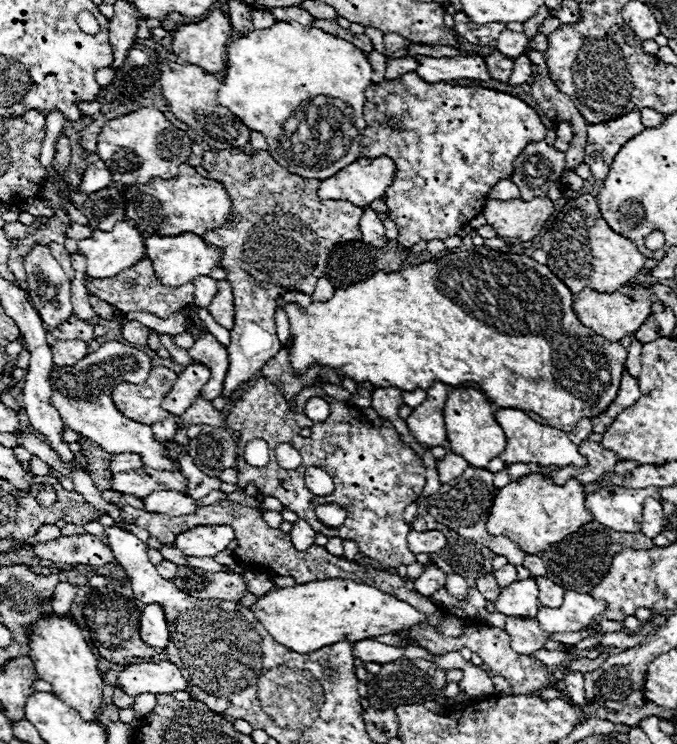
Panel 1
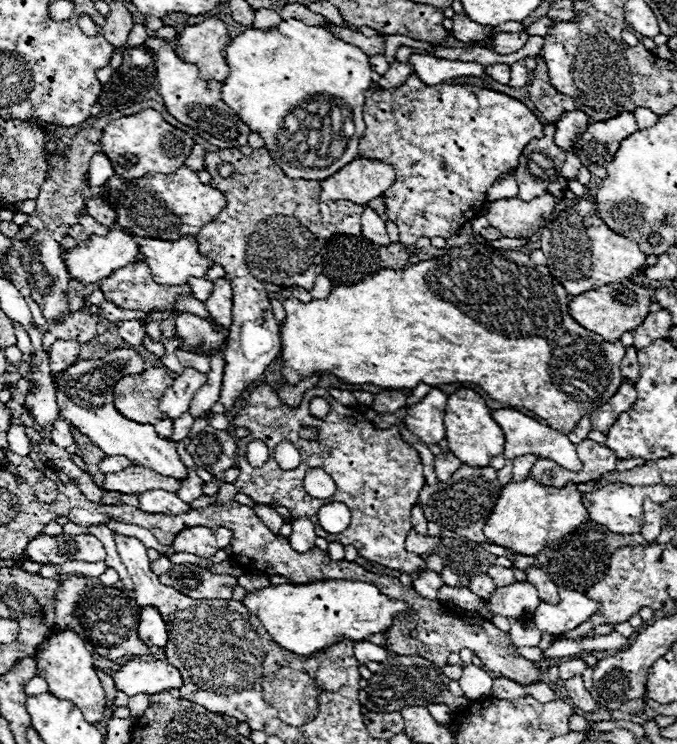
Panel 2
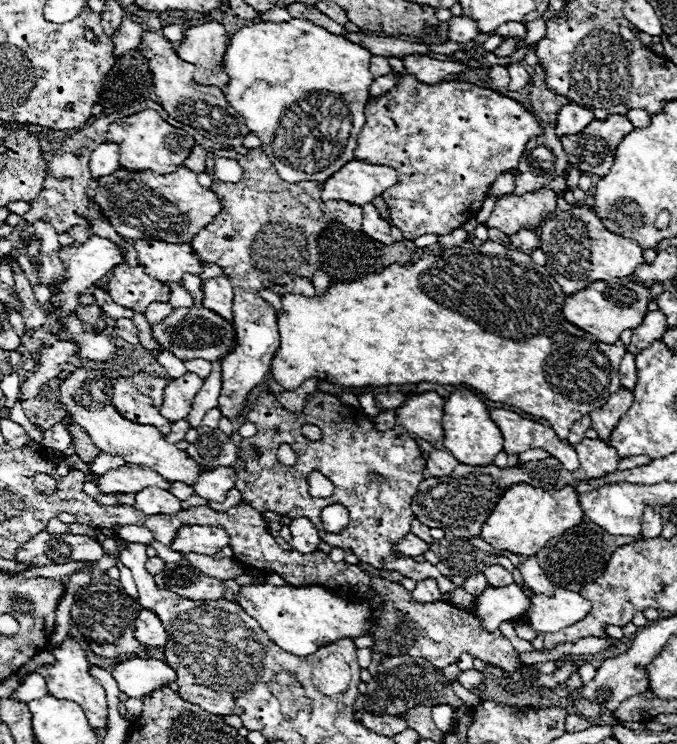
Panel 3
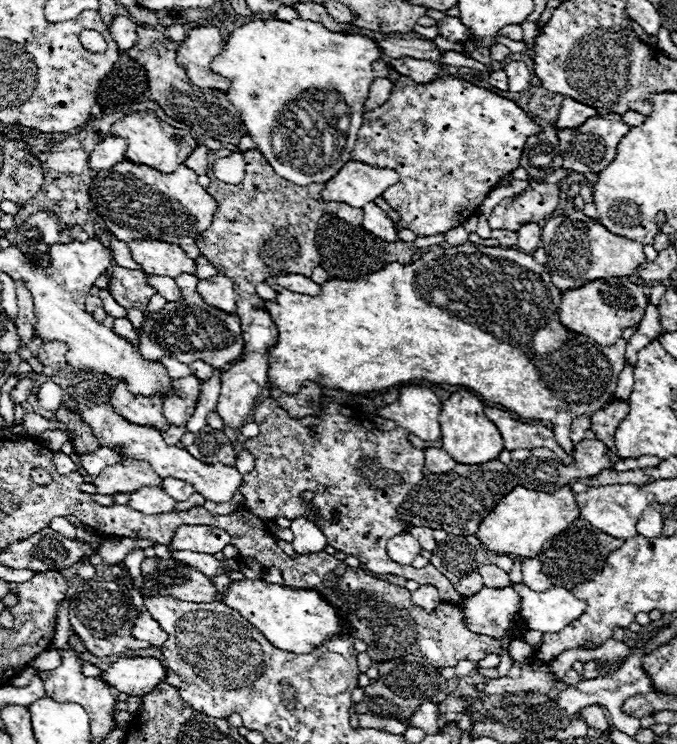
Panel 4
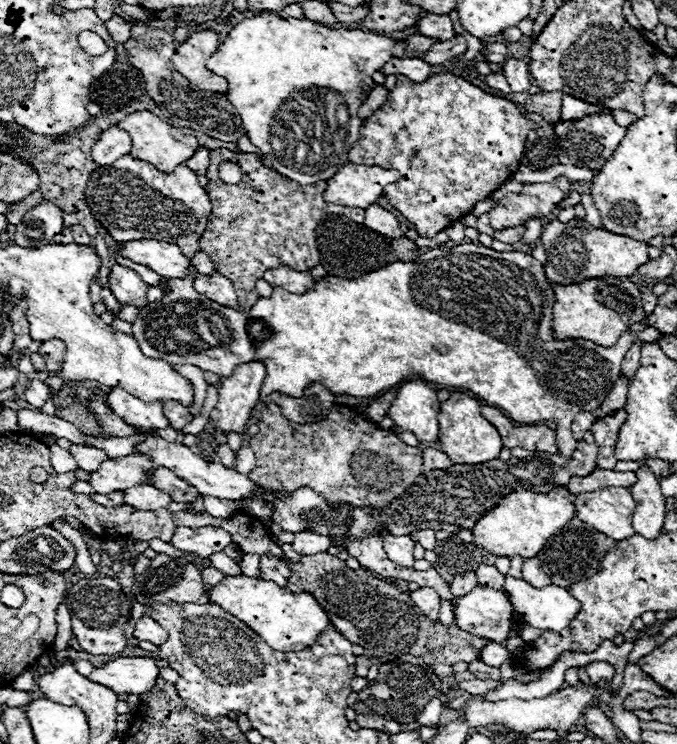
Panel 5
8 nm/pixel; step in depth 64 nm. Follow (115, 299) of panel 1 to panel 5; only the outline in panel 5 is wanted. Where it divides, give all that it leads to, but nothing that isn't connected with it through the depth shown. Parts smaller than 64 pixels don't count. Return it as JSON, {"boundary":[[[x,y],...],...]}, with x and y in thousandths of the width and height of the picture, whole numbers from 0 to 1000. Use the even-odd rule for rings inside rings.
{"boundary":[[[168,355],[160,371],[160,387],[165,390],[165,395],[171,398],[171,403],[177,409],[192,409],[201,414],[213,414],[219,409],[219,382],[213,382],[204,371],[204,366]]]}

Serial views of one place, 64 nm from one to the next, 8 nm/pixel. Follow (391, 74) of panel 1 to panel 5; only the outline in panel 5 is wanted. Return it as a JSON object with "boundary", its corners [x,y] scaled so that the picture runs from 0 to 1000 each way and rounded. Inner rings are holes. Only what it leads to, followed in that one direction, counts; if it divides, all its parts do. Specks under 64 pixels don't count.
{"boundary":[[[567,113],[552,116],[541,132],[541,137],[532,142],[532,159],[538,161],[541,156],[549,156],[567,137],[573,134],[573,118]]]}

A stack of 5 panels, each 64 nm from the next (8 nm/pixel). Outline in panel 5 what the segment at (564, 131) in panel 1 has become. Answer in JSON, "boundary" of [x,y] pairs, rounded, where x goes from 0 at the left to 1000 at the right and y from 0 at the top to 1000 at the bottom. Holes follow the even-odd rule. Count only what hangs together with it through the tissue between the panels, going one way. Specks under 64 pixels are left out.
{"boundary":[[[833,129],[830,132],[830,151],[827,151],[827,161],[857,161],[869,153],[886,153],[889,145],[886,142],[871,142],[869,137],[860,137],[854,132],[845,129]]]}

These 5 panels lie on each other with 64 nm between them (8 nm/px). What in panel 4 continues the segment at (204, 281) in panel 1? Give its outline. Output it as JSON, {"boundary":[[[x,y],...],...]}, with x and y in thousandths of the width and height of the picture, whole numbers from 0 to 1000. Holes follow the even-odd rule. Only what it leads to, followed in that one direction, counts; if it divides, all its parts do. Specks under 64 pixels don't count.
{"boundary":[[[269,368],[266,374],[260,374],[260,382],[272,398],[272,403],[266,406],[248,406],[245,414],[230,422],[230,425],[219,425],[216,422],[216,430],[213,430],[213,449],[207,452],[204,449],[204,465],[207,465],[207,473],[213,481],[219,484],[236,484],[239,478],[254,478],[272,489],[281,489],[281,487],[290,487],[290,484],[301,484],[304,489],[310,489],[313,495],[322,495],[322,497],[334,497],[340,492],[340,487],[346,487],[355,473],[357,473],[357,444],[355,444],[355,427],[349,422],[331,422],[328,417],[319,417],[313,411],[307,411],[298,398],[292,395],[290,384],[292,384],[292,374],[287,368]]]}

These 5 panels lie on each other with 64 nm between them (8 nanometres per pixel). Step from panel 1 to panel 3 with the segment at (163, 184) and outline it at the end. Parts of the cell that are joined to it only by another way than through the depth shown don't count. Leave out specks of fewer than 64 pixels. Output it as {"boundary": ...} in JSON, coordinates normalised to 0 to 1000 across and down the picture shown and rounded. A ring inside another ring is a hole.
{"boundary":[[[266,223],[254,234],[230,234],[225,228],[192,234],[186,228],[171,228],[145,242],[139,269],[180,320],[227,320],[254,328],[284,325],[295,306],[307,304],[328,282],[322,263],[310,253],[295,250],[290,234],[275,223]]]}

